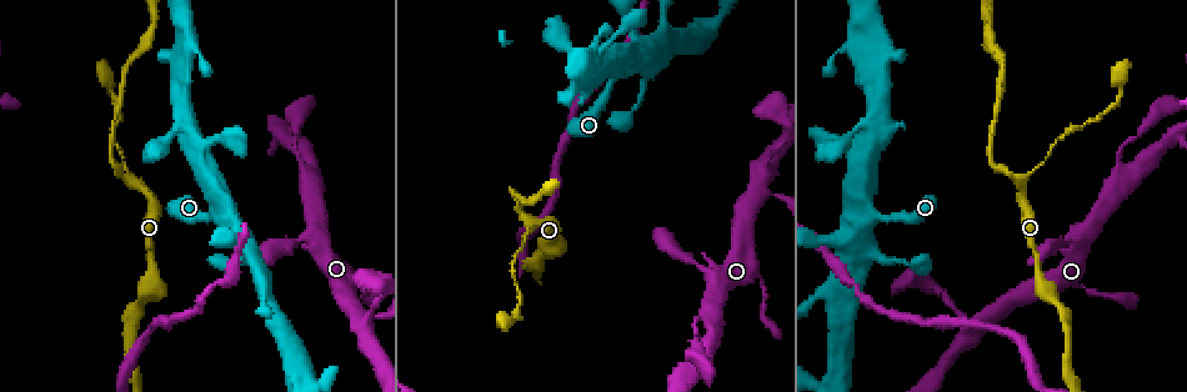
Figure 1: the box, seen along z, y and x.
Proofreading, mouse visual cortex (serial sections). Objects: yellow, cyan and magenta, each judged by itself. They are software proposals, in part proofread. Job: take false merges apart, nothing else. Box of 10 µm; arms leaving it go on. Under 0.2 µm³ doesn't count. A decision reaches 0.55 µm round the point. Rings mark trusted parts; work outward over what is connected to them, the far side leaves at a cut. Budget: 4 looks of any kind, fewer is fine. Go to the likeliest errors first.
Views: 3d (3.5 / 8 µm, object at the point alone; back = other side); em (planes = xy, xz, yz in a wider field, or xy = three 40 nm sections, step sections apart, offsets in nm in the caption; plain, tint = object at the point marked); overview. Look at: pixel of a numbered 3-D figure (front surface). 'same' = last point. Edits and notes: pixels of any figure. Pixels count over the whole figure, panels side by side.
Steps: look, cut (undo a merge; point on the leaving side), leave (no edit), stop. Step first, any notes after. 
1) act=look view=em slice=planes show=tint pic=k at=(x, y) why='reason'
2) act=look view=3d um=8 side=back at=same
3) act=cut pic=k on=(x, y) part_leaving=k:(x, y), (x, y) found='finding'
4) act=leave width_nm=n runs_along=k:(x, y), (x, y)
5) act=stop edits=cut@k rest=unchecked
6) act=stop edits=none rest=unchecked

act=look view=3d um=3.5 pic=1 at=(113, 162) why='abrupt turn'

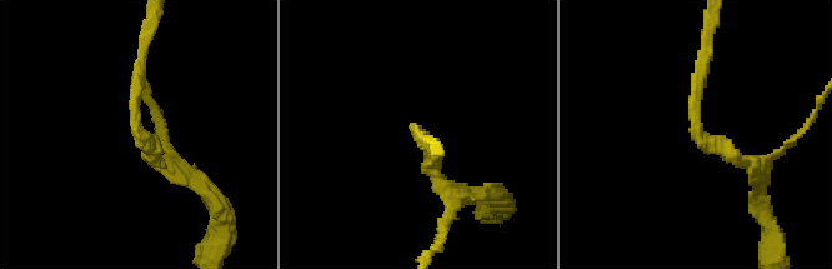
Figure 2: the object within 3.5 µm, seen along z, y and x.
act=look view=em slice=planes show=tint pic=2 at=(697, 128) arm_widths_nm=200,200 why='now the EM'

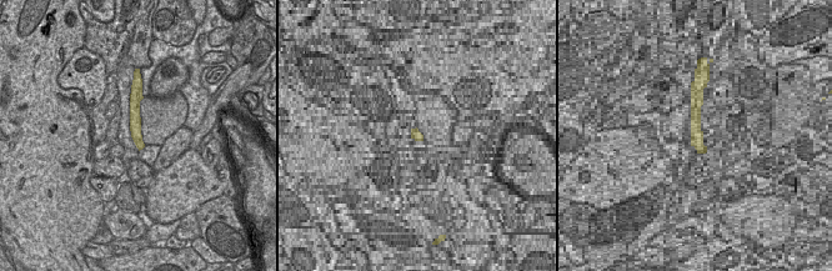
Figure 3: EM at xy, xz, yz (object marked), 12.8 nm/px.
act=leave found='continuous, no second cell'

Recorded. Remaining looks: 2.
act=look view=em slice=xy step=1 show=tint pic=1 at=(966, 327) why='side arm on a straight run'

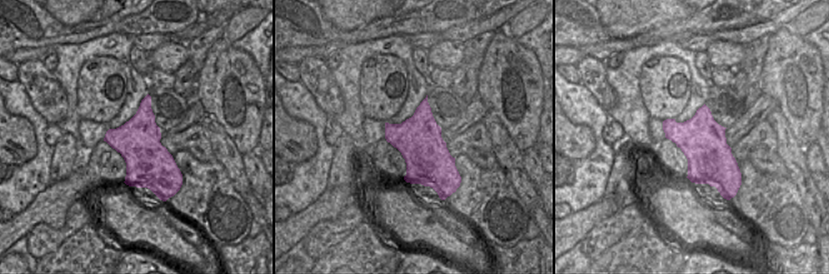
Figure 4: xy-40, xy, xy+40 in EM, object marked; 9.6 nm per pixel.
act=look view=3d um=3.5 at=same why='see where the arms go'

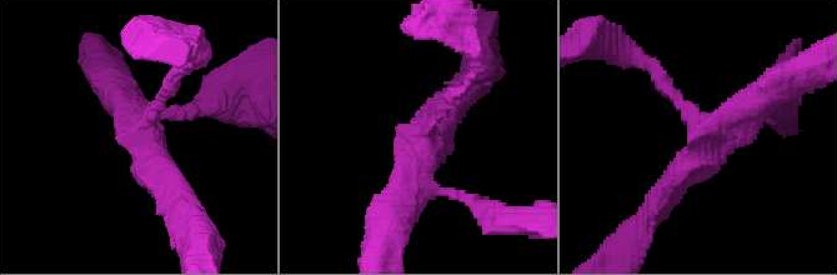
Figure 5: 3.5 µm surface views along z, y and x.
act=leave runs_along=5:(767, 91), (703, 129), (662, 195) found='one cell here'

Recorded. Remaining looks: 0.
act=stop edits=none rest=unchecked

